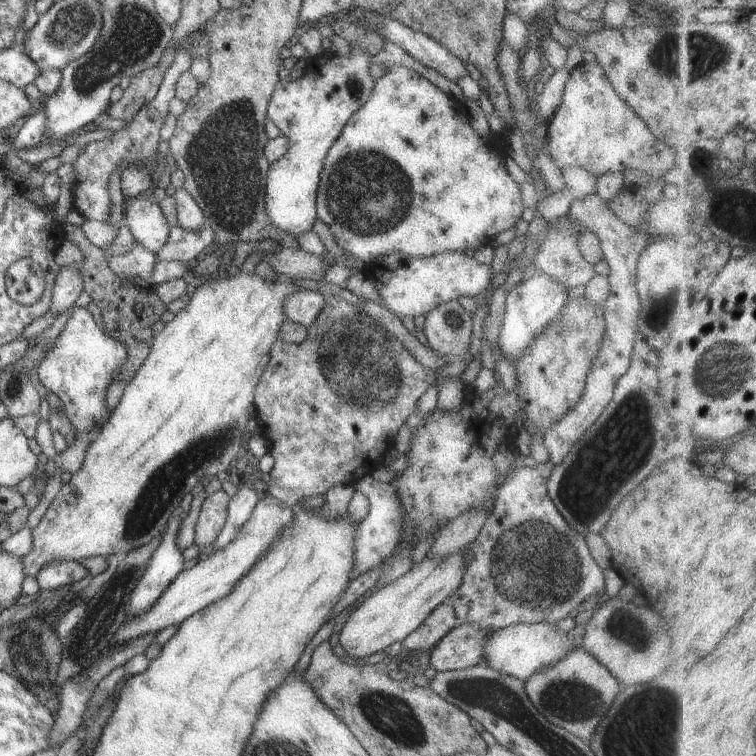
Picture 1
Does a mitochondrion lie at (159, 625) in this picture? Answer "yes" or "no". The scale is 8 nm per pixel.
no

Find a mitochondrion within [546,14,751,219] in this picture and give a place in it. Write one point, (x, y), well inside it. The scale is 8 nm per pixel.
(695, 54)

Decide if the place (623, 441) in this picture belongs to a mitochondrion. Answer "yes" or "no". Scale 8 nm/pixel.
yes

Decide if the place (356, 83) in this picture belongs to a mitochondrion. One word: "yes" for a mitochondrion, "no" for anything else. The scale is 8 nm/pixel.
yes

